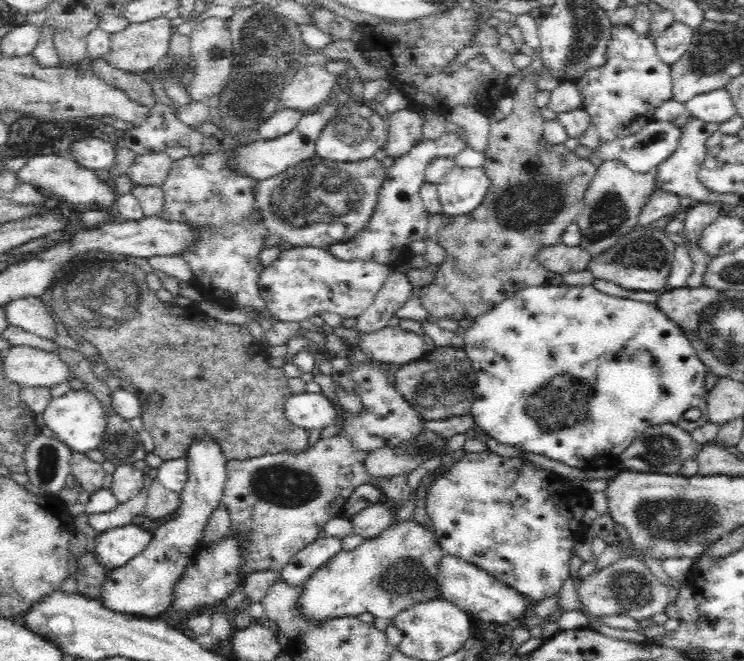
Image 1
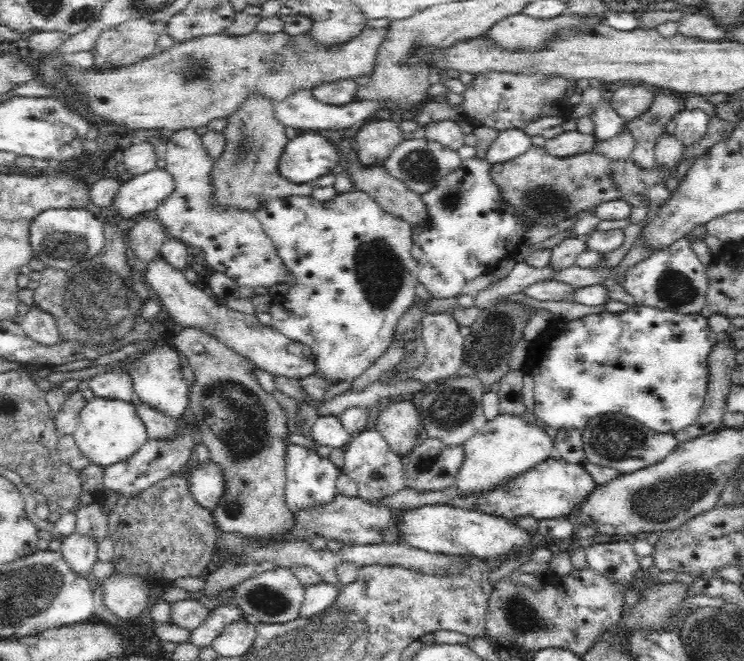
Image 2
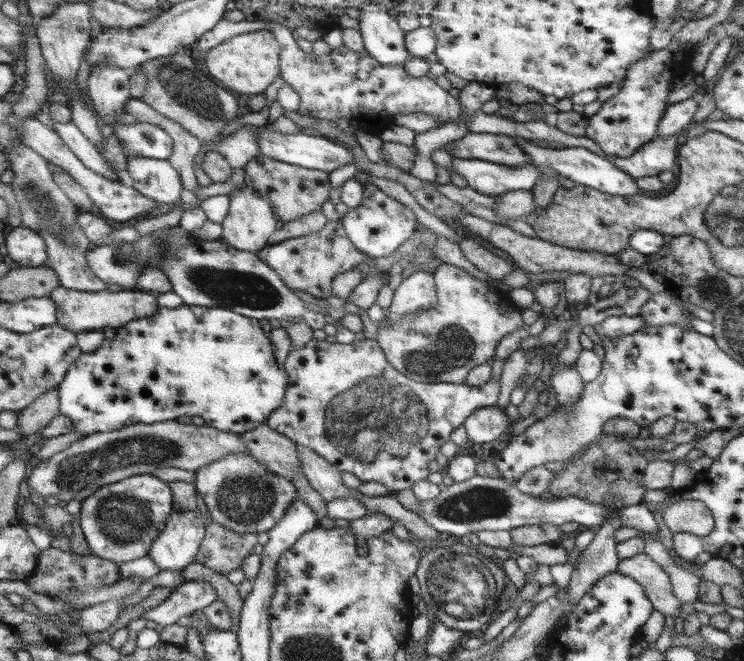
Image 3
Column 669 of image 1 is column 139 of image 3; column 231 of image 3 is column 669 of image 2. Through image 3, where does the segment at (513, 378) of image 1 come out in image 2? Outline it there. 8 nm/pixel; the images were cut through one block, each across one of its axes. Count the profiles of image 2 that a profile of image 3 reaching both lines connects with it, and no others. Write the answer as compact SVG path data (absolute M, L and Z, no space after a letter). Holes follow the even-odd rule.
M634 304L630 310L622 314L610 314L609 311L600 314L588 314L572 322L560 322L554 320L551 325L536 340L529 343L527 362L524 374L534 376L534 414L535 418L542 420L546 426L556 430L582 430L591 418L609 413L622 413L638 422L654 429L659 433L676 434L684 428L688 428L697 419L705 401L707 384L709 383L708 360L712 347L717 343L717 333L710 329L708 319L700 313L680 314L668 310L660 310L650 306Z

